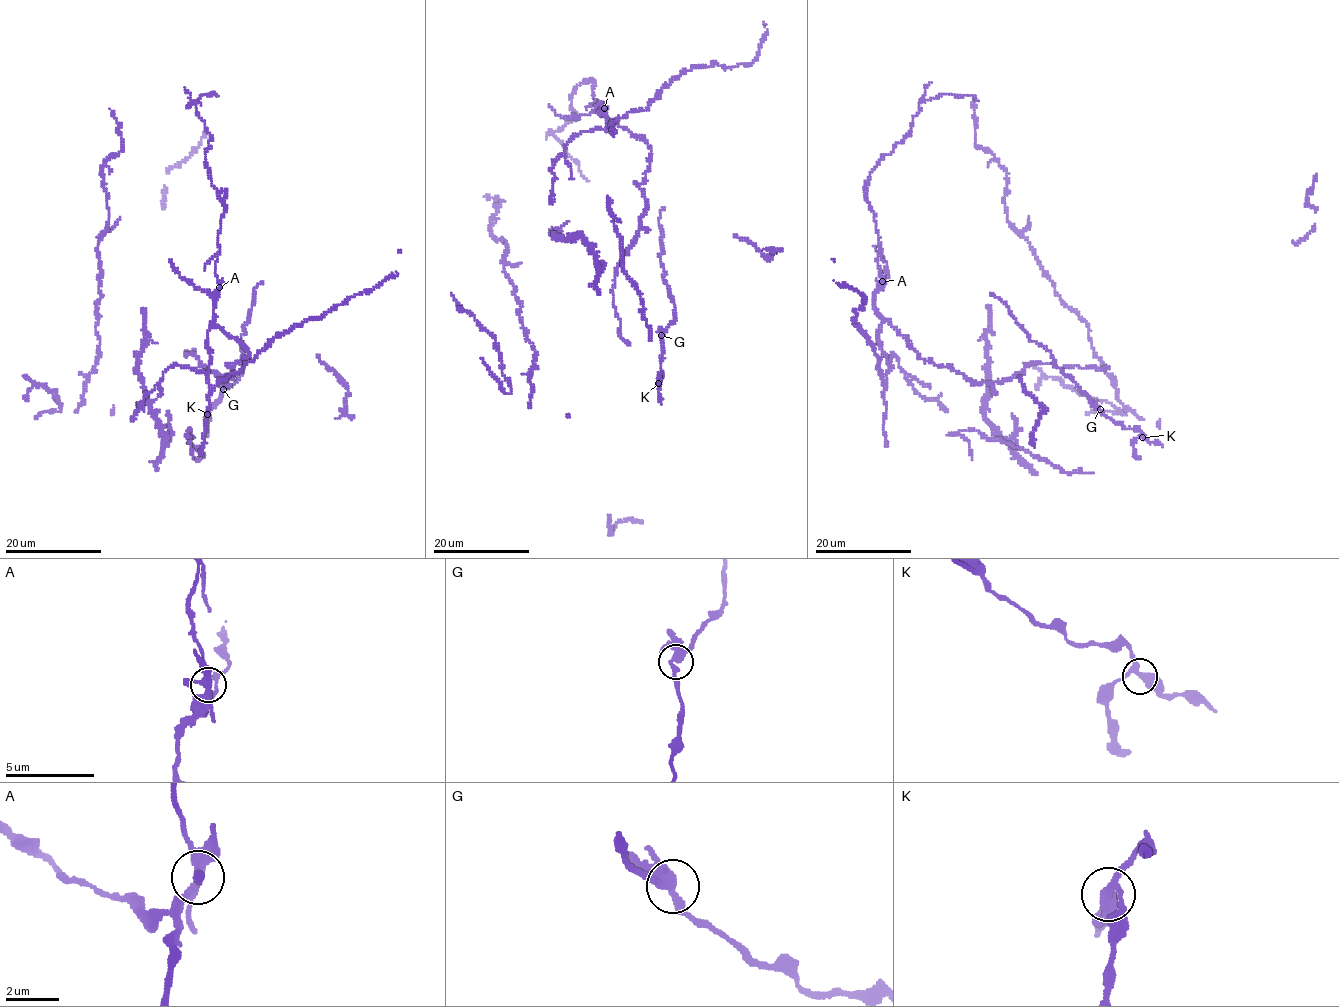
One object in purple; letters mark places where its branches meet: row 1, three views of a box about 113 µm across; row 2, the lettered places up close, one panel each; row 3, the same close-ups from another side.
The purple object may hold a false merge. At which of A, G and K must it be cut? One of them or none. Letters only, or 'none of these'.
A

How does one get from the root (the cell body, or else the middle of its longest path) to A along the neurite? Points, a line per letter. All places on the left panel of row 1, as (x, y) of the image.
A: (206, 373), (210, 360), (207, 335), (214, 321), (214, 302), (220, 288)

